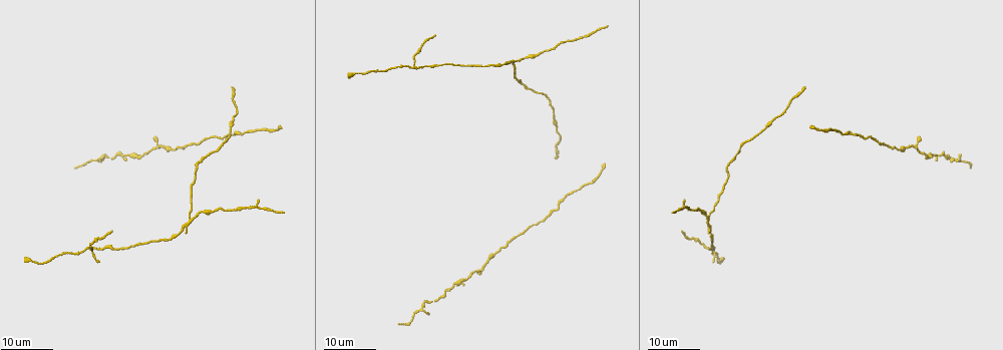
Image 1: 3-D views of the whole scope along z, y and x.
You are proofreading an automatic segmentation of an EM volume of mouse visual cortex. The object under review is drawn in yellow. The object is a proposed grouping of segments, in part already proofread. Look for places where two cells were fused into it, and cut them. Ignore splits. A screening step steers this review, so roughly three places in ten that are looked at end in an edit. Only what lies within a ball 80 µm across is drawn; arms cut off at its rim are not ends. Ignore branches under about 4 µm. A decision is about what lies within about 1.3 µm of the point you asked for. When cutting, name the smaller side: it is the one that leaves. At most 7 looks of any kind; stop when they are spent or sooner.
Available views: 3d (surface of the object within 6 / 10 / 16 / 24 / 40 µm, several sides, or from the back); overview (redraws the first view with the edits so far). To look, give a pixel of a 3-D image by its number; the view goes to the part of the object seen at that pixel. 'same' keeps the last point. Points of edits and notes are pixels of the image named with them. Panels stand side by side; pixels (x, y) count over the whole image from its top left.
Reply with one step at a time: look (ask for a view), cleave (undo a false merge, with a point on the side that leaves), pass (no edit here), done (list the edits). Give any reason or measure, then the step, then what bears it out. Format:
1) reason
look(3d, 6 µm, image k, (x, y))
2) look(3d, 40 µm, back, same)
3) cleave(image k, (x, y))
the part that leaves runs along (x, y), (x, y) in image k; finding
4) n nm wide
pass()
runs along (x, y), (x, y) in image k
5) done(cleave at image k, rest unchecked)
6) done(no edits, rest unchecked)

three-way junction
look(3d, 24 µm, image 1, (123, 157))

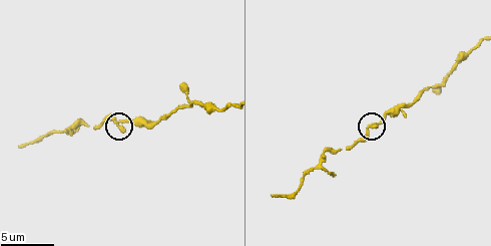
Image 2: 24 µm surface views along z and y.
look(3d, 10 µm, image 2, (366, 128))

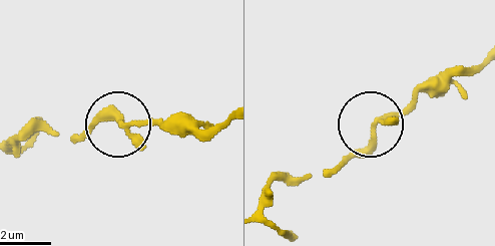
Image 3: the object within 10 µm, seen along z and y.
200 nm wide
pass()
runs along (227, 120), (201, 129), (98, 122), (81, 134) in image 3; one cell here

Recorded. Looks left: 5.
calibre changes
look(3d, 10 µm, image 2, (473, 49))

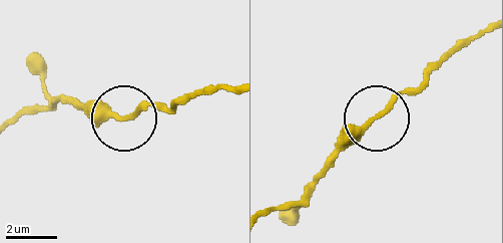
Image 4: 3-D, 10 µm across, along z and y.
pass()
runs along (481, 29), (403, 93), (322, 176) in image 4; continuous, no second cell

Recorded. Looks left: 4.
four arms meet
look(3d, 16 µm, image 1, (413, 66))

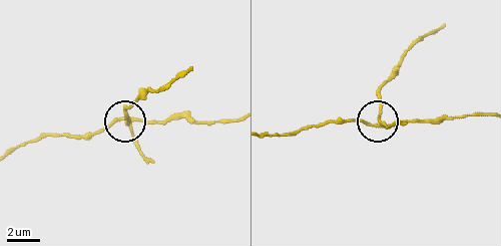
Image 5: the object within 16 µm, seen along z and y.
look(3d, 6 µm, image 5, (380, 118))

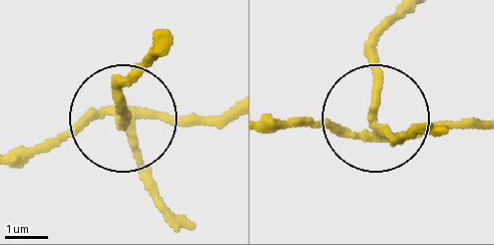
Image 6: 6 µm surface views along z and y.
200 nm wide
cleave(image 6, (150, 178))
two cells meet here

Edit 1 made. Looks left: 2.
done(cleave at image 6, rest unchecked)

